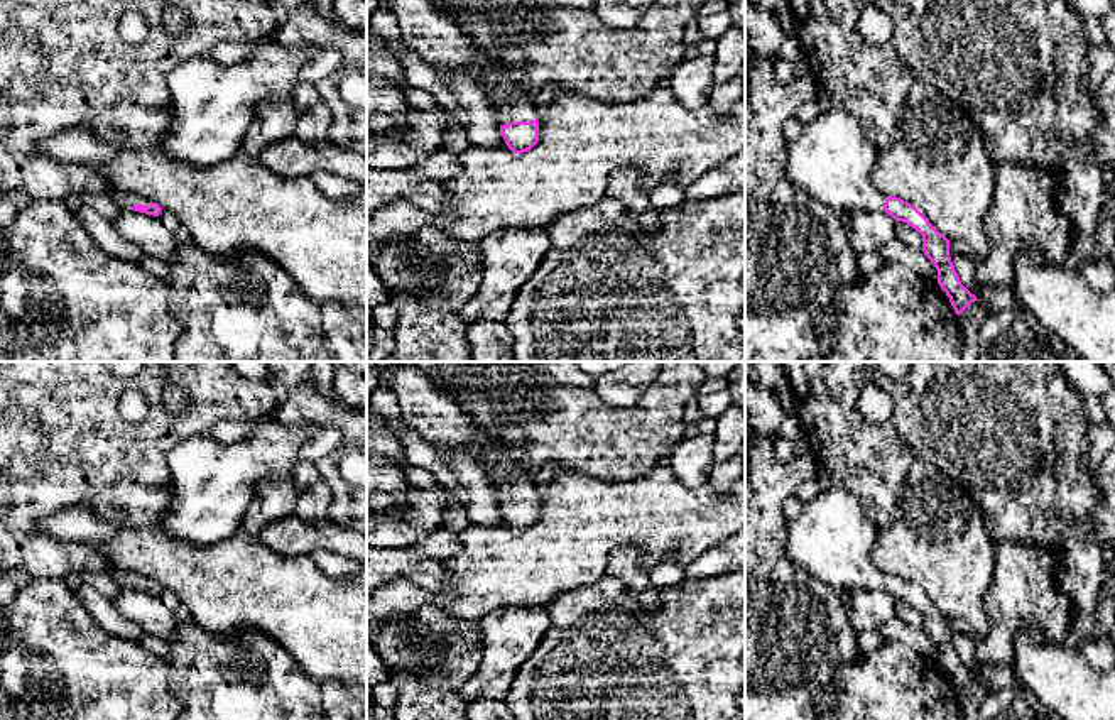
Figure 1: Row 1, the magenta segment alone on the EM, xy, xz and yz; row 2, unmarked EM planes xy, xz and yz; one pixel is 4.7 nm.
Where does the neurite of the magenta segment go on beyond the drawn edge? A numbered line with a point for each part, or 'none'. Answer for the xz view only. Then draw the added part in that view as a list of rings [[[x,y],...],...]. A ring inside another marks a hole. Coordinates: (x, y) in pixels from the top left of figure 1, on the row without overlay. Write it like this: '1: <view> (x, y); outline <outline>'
1: xz (509, 479); outline [[[475,428],[476,436],[485,439],[481,465],[498,504],[510,500],[532,500],[537,497],[534,473],[522,465],[525,445],[512,446],[483,429]]]

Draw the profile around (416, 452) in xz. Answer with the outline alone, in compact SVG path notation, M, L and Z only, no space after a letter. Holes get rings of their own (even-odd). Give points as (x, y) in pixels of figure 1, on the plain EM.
M378 387L367 401L367 406L375 414L383 417L397 434L402 446L402 460L407 466L419 466L431 472L436 477L439 487L451 492L463 505L468 504L468 492L458 482L451 465L441 458L434 445L424 441L419 433L405 424L392 389Z

